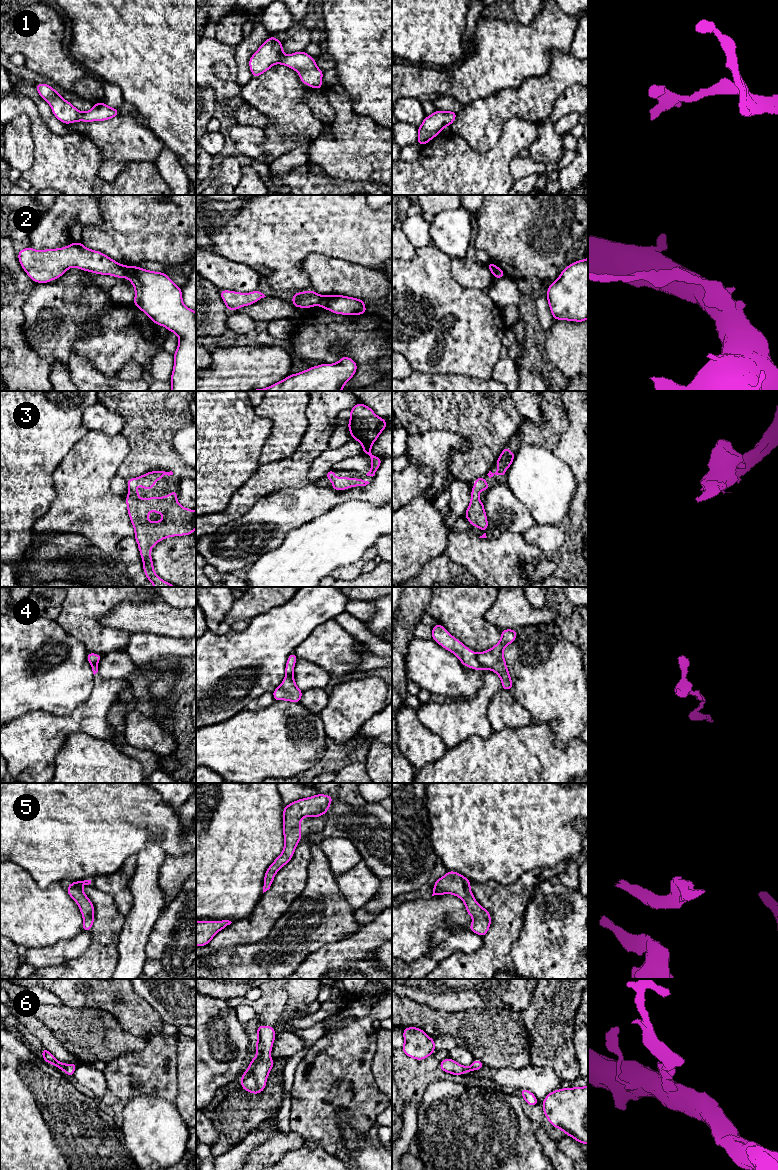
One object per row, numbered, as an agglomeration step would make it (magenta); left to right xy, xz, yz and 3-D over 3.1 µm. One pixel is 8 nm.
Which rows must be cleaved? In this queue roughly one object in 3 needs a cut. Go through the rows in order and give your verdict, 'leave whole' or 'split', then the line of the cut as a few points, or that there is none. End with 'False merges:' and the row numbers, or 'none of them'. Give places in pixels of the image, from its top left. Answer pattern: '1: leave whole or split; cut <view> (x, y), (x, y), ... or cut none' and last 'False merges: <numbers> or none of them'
1: leave whole; cut none
2: split; cut xy (128, 266), (123, 276)
3: leave whole; cut none
4: split; cut yz (476, 654), (476, 659), (487, 669)
5: leave whole; cut none
6: leave whole; cut none
False merges: 2, 4

